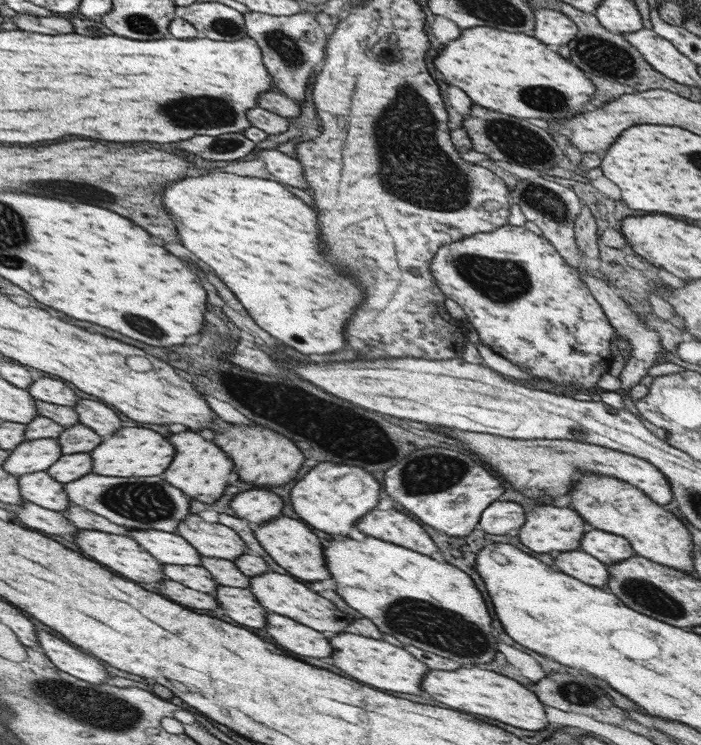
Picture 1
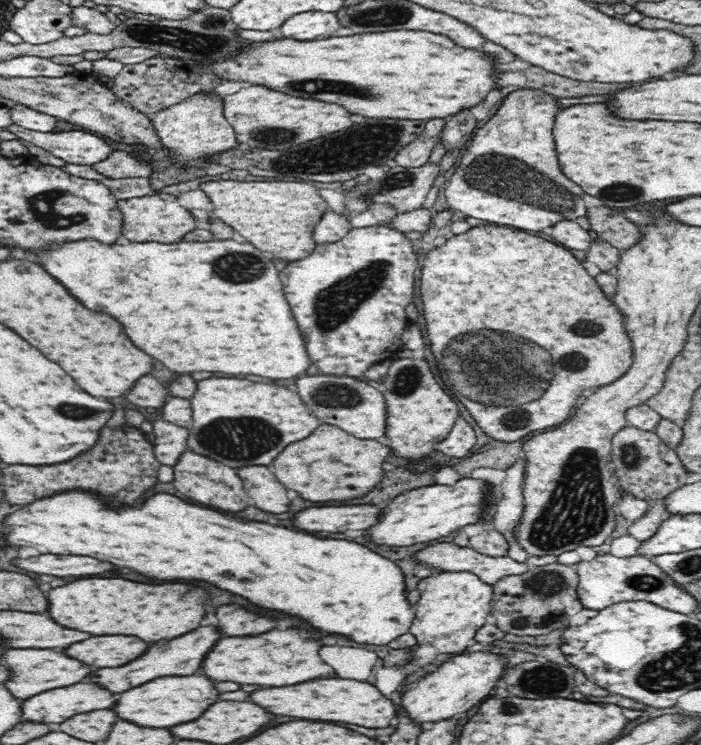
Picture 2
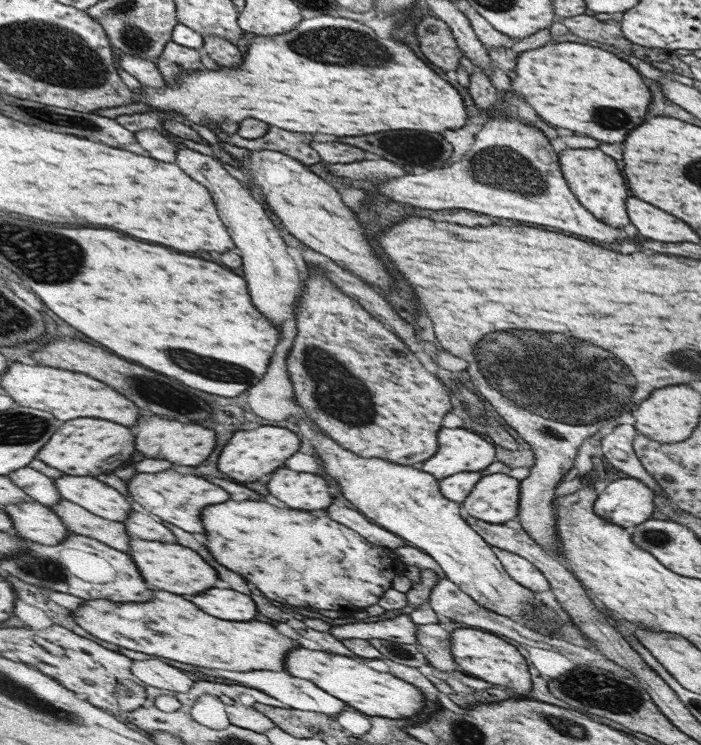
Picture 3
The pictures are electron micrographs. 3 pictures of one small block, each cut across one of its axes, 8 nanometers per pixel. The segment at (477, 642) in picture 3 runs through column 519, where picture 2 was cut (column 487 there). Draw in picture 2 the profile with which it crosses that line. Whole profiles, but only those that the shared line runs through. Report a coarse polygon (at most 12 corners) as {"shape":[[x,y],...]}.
{"shape":[[458,653],[412,682],[402,706],[423,727],[488,698],[506,657]]}

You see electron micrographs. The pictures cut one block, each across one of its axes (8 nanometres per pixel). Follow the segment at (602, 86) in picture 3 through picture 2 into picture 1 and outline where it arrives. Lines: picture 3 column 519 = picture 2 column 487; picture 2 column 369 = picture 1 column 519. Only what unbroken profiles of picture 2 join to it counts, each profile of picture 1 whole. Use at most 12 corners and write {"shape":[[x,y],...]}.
{"shape":[[468,28],[434,60],[474,104],[574,117],[594,84],[540,40]]}

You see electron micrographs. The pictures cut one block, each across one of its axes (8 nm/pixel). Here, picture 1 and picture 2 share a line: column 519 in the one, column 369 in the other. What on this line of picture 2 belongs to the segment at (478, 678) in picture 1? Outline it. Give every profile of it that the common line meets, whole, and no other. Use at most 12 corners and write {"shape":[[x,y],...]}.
{"shape":[[318,678],[252,692],[280,716],[386,728],[394,702],[370,682]]}

